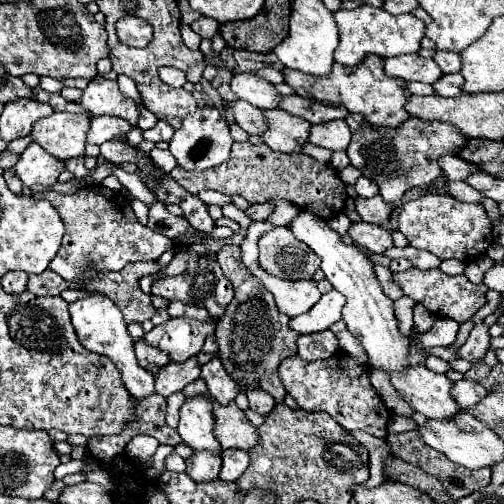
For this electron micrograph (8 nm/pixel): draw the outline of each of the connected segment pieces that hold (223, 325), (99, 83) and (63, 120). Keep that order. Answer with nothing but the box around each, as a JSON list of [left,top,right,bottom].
[[215,246,297,392],[81,76,139,126],[31,112,91,160]]

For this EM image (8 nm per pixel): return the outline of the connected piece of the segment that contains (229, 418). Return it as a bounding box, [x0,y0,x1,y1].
[213,402,259,450]

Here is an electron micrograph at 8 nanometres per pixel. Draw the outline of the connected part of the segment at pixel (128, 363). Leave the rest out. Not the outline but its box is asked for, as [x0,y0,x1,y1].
[69,296,155,398]

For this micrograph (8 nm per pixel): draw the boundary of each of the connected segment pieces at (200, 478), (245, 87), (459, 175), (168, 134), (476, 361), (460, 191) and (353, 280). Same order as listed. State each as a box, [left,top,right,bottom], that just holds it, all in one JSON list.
[[187,452,221,482],[231,74,279,108],[439,154,479,180],[143,122,173,142],[459,324,491,366],[445,182,483,202],[289,210,411,372]]

